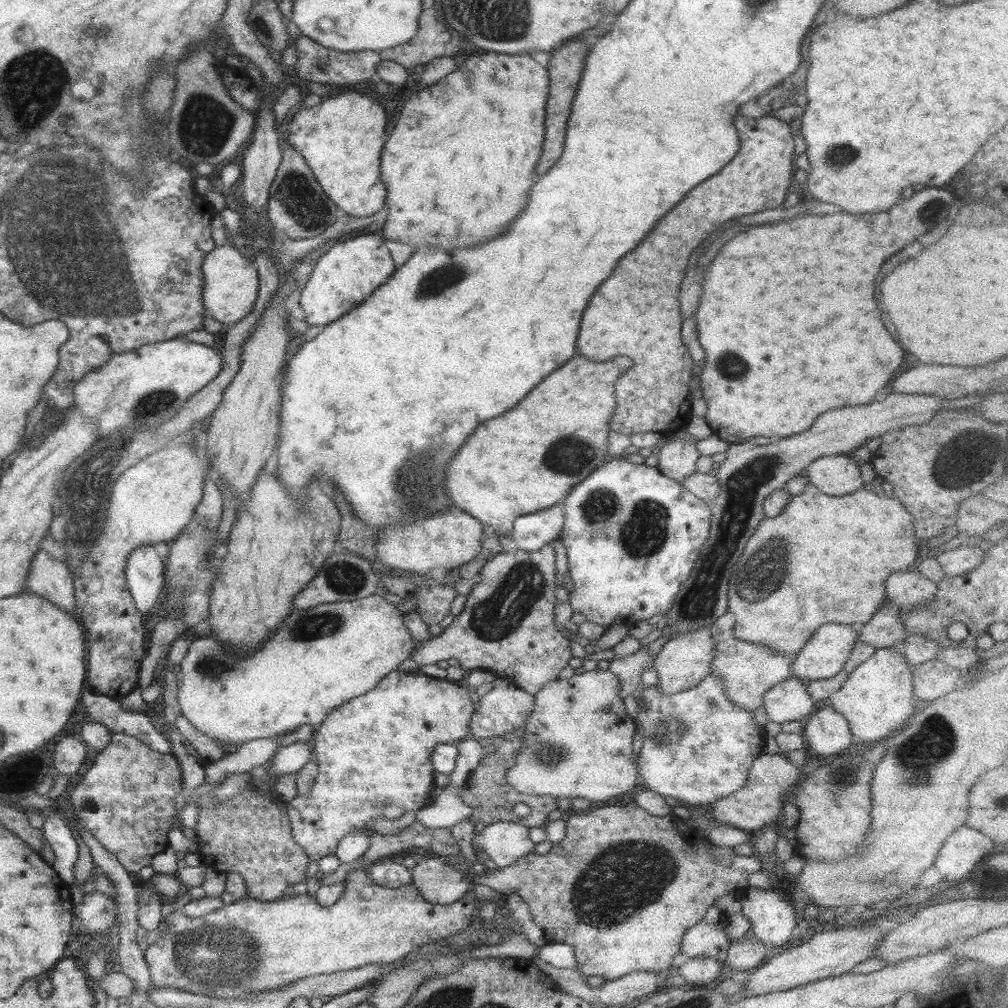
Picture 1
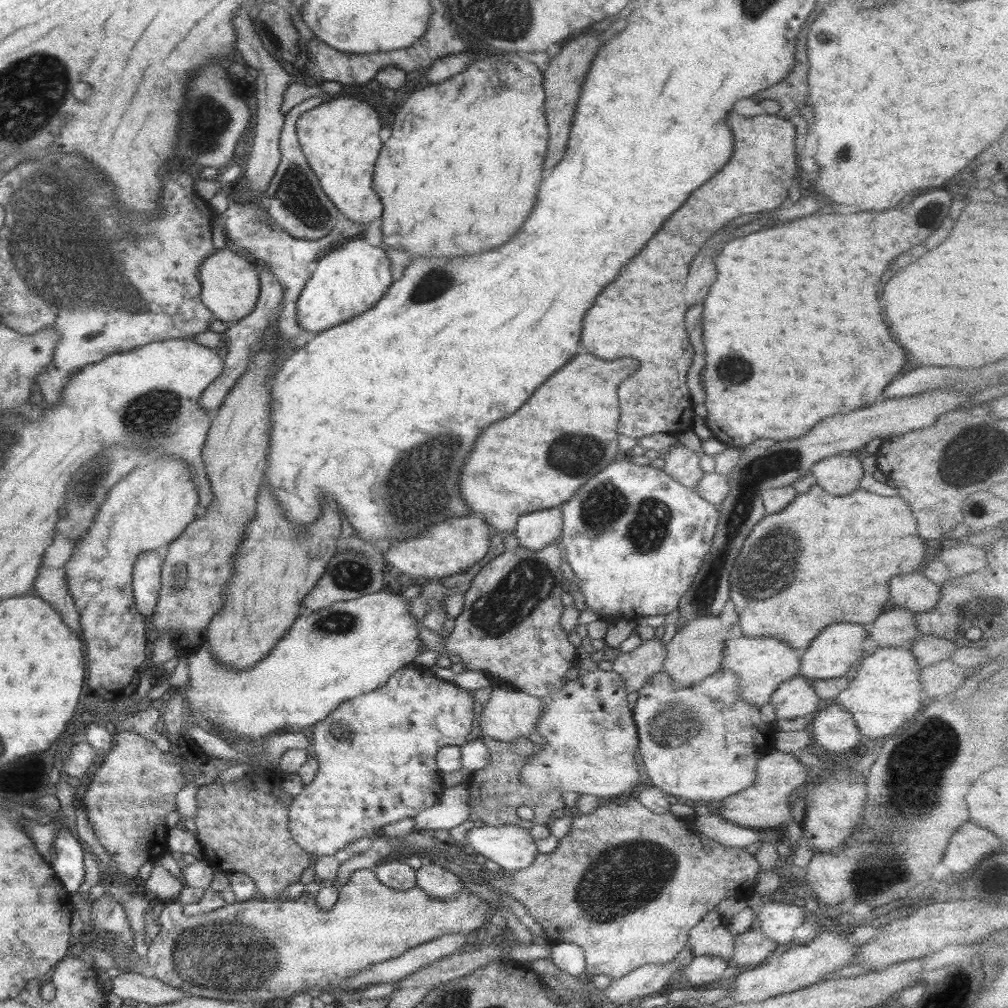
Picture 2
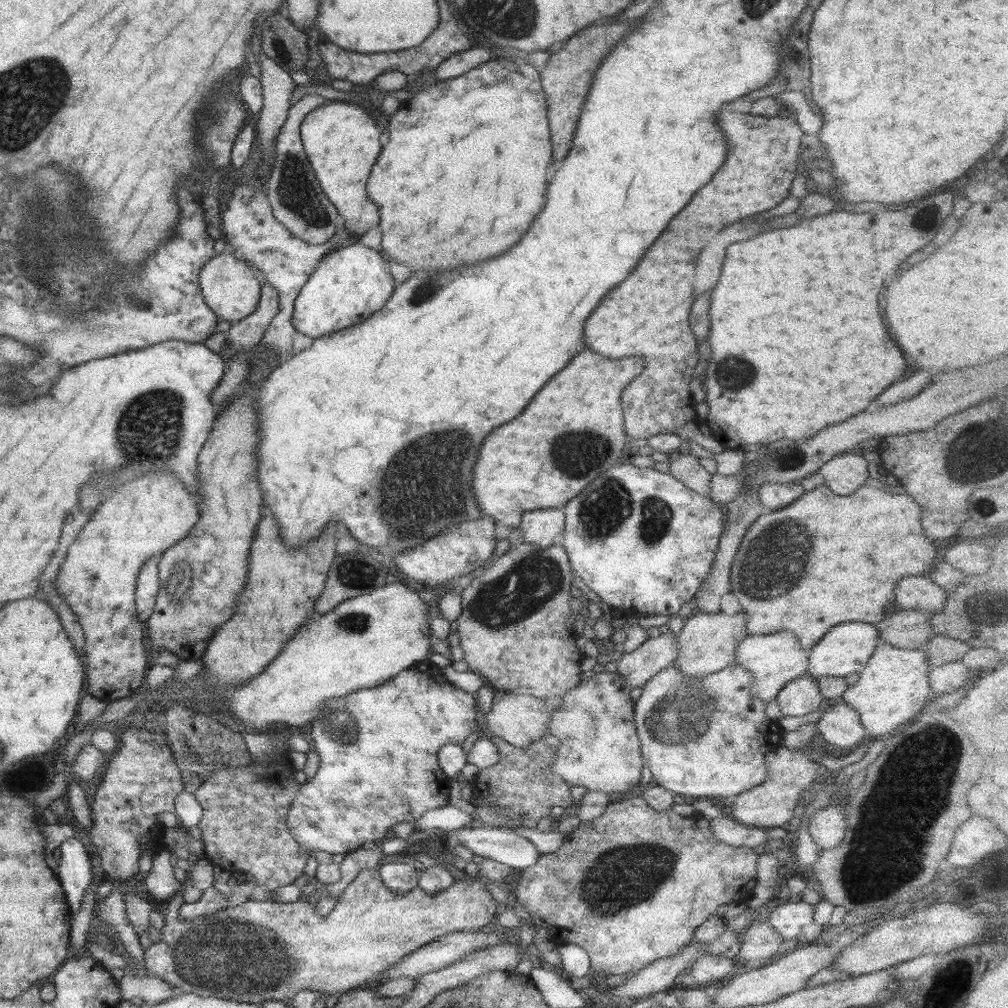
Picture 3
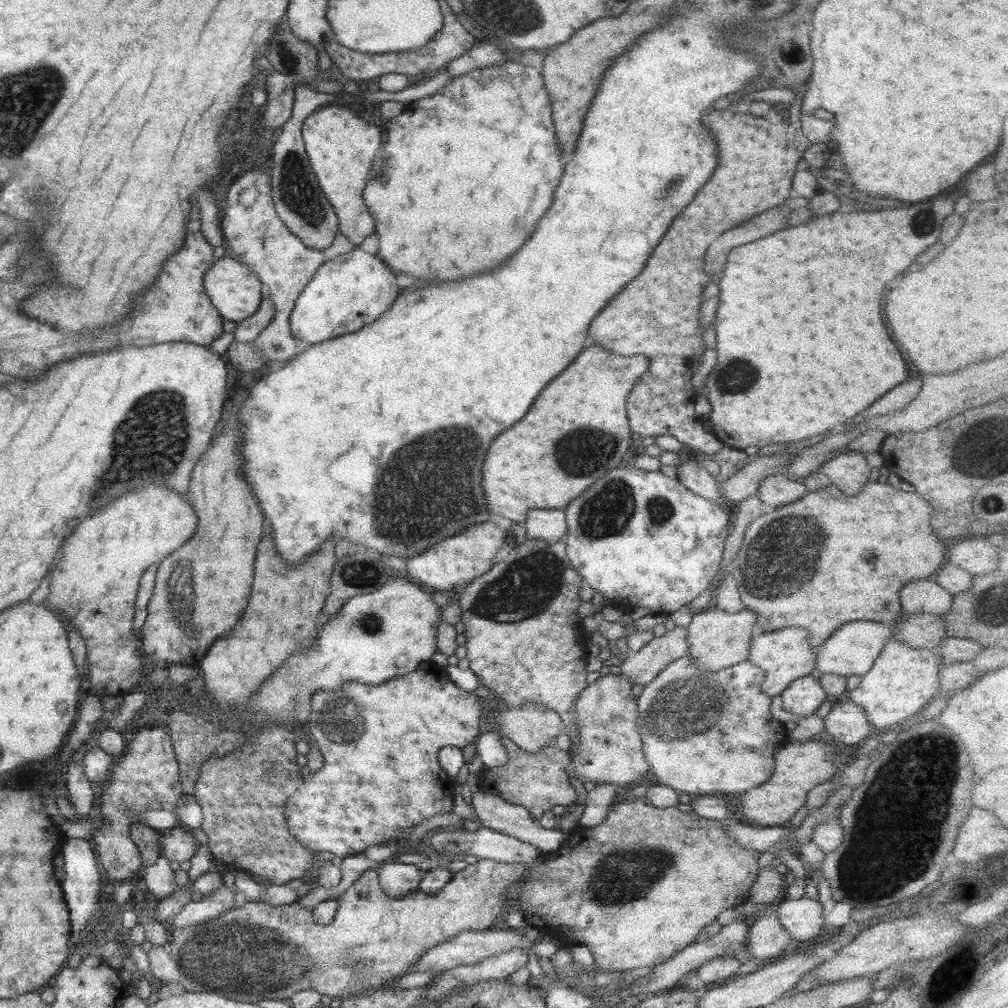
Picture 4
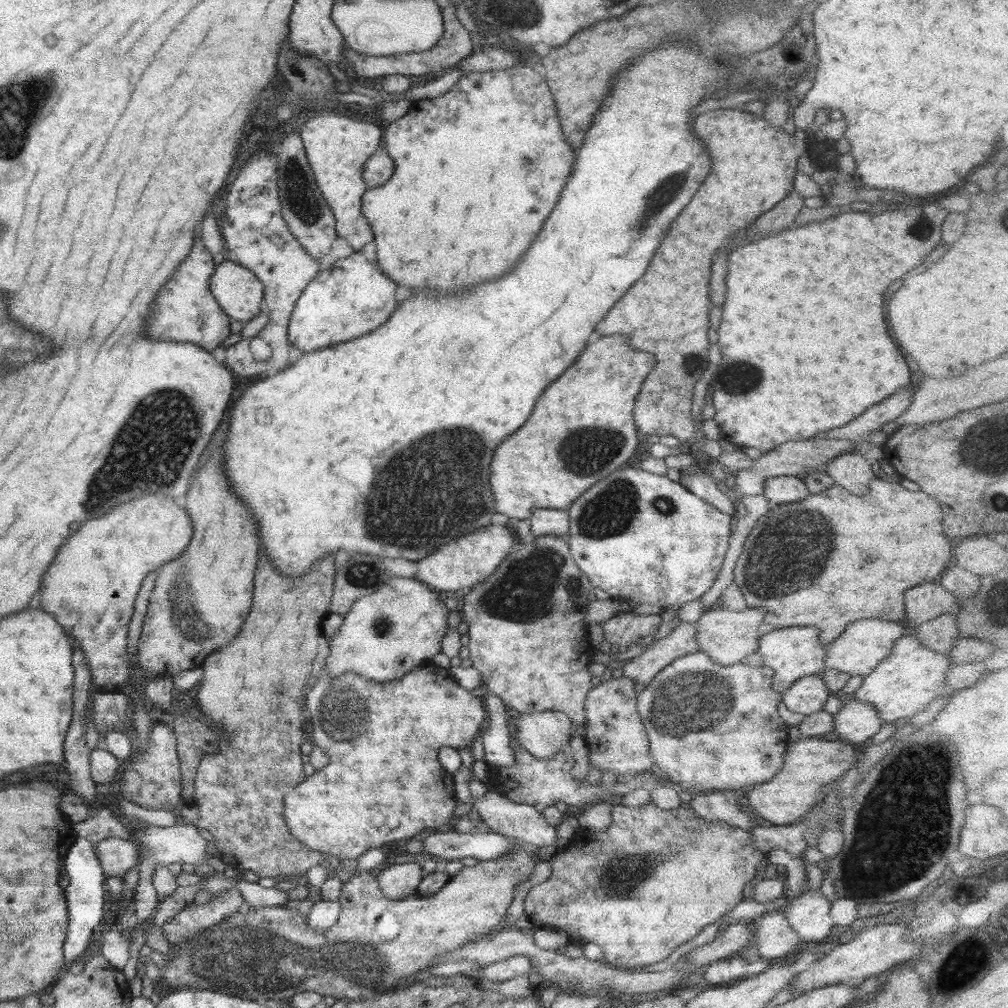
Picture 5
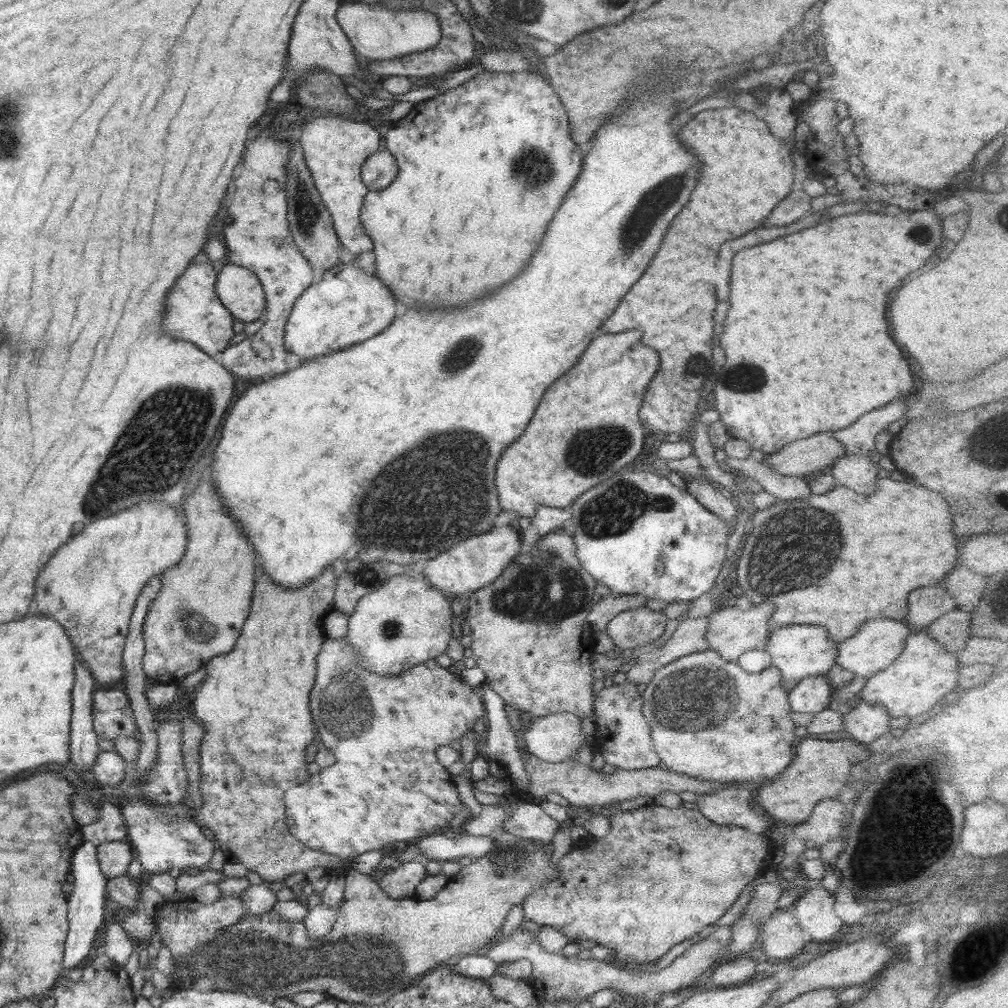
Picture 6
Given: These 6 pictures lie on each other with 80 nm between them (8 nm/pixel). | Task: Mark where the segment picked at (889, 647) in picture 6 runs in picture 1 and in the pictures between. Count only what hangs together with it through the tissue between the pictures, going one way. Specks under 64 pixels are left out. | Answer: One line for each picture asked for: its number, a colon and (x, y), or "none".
1: (824, 655)
2: (838, 647)
3: (846, 648)
4: (852, 649)
5: (866, 643)

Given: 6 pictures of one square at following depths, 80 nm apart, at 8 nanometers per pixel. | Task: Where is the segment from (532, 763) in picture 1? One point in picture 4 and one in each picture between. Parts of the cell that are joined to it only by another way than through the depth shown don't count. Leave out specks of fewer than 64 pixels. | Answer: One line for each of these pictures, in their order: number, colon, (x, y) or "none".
2: (591, 735)
3: (599, 749)
4: (609, 750)

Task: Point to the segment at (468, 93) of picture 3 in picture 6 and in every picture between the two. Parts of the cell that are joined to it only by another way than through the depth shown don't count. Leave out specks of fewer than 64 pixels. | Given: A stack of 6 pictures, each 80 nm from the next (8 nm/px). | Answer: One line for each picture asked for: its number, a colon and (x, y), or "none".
4: (468, 172)
5: (470, 192)
6: (477, 184)

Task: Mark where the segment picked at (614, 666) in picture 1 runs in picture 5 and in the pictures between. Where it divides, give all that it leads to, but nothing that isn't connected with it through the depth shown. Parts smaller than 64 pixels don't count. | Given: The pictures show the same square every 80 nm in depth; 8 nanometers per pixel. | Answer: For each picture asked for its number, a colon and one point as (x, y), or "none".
2: (634, 667)
3: (639, 666)
4: (641, 667)
5: (682, 641)

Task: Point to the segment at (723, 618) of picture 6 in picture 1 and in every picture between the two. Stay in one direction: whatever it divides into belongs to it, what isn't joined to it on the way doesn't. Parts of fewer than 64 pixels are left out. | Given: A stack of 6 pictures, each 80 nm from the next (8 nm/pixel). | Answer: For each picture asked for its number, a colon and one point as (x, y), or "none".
1: (685, 660)
2: (696, 651)
3: (707, 643)
4: (716, 639)
5: (727, 636)

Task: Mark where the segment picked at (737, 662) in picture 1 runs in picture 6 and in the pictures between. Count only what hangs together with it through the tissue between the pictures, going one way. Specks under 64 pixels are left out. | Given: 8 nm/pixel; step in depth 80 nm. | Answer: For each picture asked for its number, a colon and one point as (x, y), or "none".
2: (761, 664)
3: (774, 659)
4: (784, 655)
5: (792, 652)
6: (798, 650)

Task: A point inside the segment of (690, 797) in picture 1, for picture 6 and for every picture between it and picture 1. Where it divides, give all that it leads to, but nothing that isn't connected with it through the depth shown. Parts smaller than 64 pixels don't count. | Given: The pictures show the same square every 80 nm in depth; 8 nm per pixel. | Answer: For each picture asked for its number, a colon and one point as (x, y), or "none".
2: (702, 743)
3: (706, 736)
4: (703, 733)
5: (693, 700)
6: (747, 715)

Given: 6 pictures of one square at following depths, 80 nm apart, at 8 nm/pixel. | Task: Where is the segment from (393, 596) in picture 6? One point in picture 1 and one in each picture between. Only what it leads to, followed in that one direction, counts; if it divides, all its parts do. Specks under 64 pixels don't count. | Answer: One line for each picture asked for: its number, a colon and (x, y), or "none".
1: (321, 658)
2: (354, 646)
3: (365, 641)
4: (385, 634)
5: (386, 634)

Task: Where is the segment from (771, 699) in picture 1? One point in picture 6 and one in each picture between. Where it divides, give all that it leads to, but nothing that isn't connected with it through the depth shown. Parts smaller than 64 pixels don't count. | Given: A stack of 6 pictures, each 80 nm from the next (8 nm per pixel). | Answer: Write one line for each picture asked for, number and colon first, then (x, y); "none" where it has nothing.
2: (796, 697)
3: (800, 696)
4: (803, 697)
5: (808, 694)
6: (812, 694)

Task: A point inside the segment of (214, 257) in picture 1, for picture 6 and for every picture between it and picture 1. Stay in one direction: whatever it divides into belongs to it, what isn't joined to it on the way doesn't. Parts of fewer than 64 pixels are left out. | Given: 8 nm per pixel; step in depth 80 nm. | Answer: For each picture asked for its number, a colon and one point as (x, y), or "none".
2: (230, 286)
3: (231, 288)
4: (236, 292)
5: (237, 290)
6: (238, 289)

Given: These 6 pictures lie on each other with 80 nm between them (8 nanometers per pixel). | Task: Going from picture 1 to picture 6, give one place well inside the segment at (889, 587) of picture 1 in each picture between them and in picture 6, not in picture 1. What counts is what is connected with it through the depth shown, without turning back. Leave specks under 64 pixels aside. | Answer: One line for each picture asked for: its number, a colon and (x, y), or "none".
2: (914, 592)
3: (919, 593)
4: (925, 595)
5: (923, 603)
6: (925, 605)

